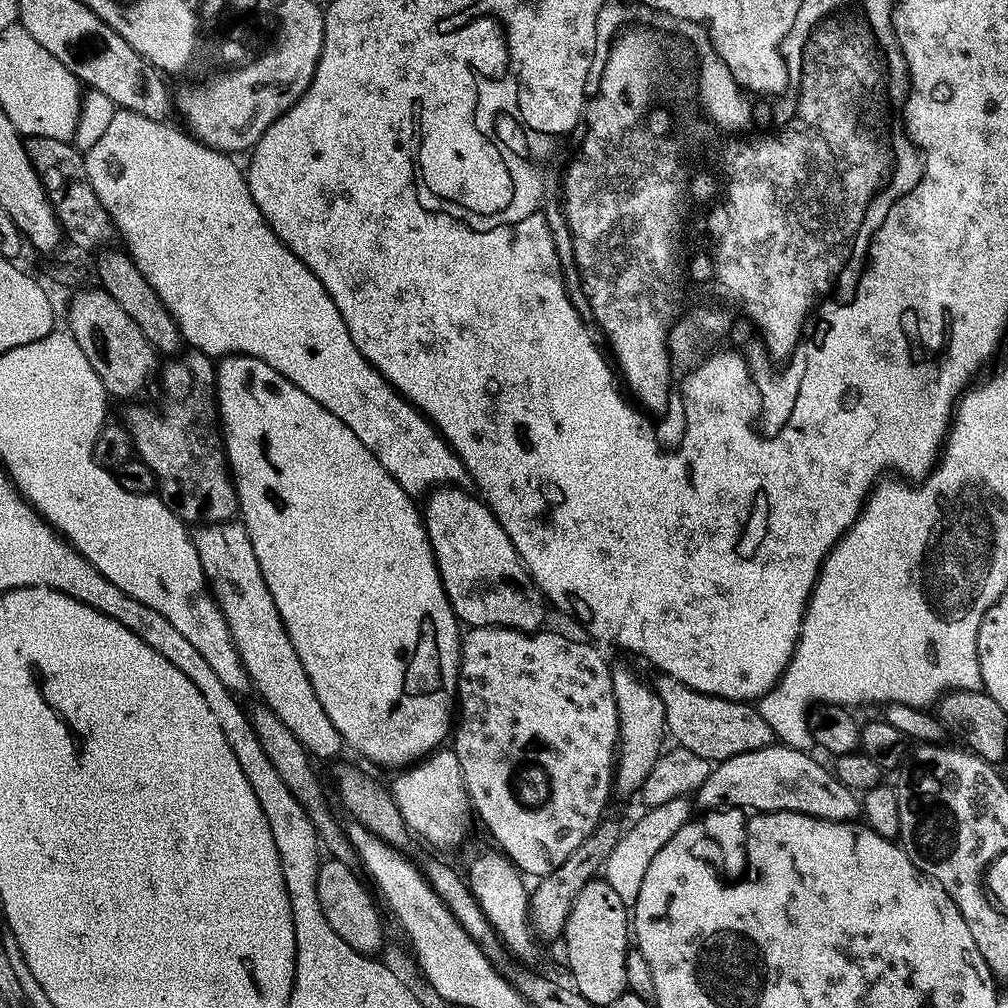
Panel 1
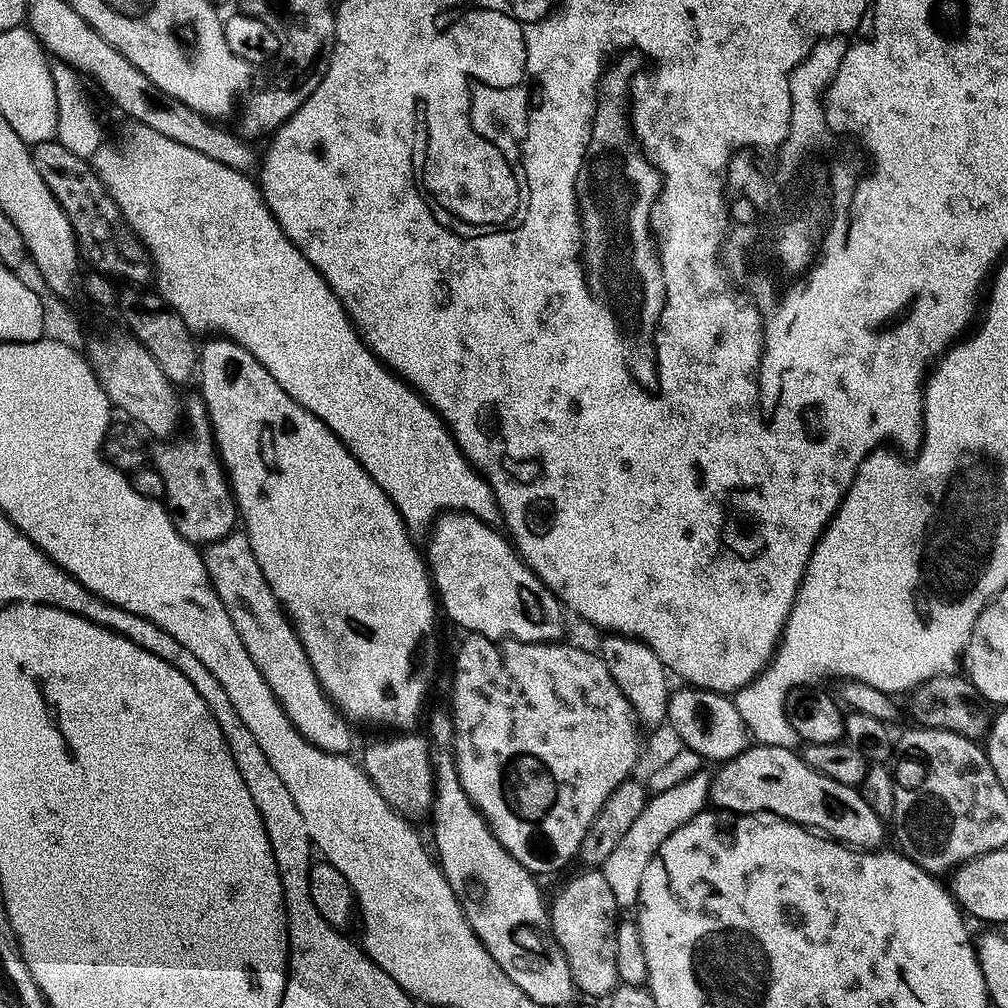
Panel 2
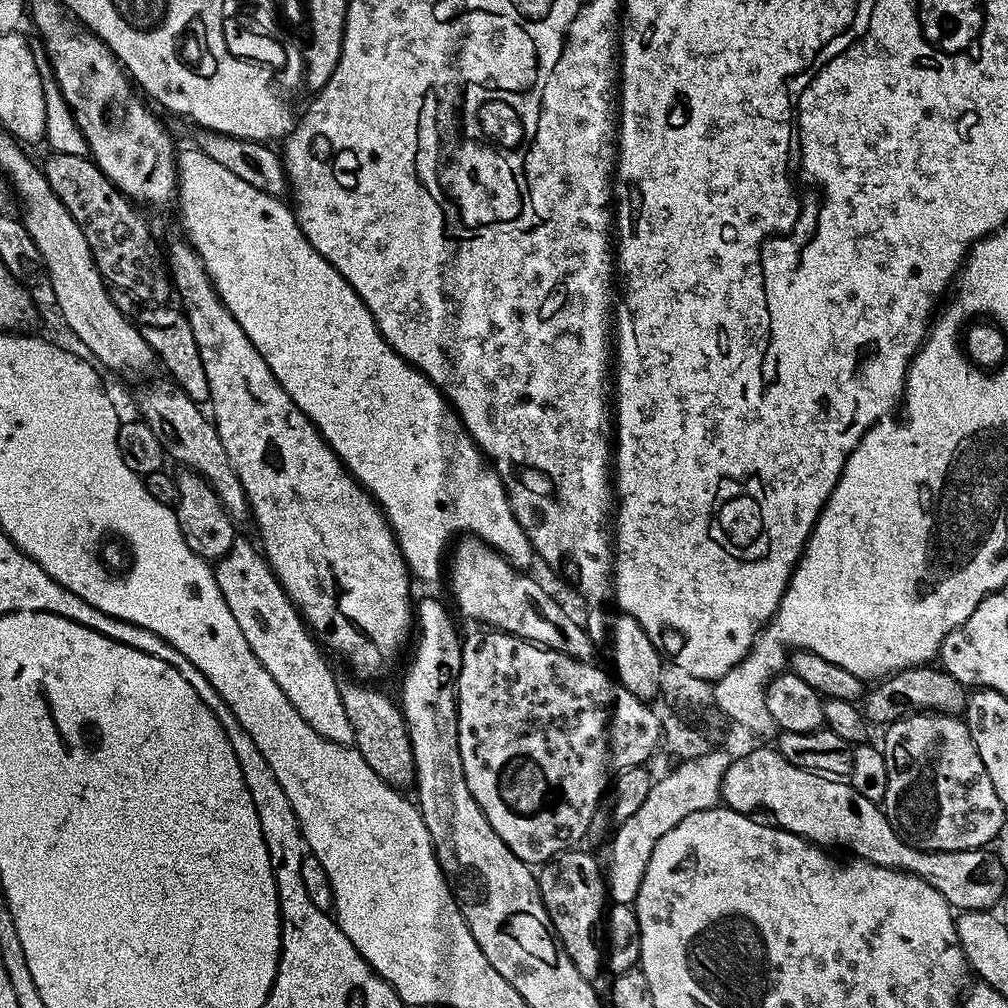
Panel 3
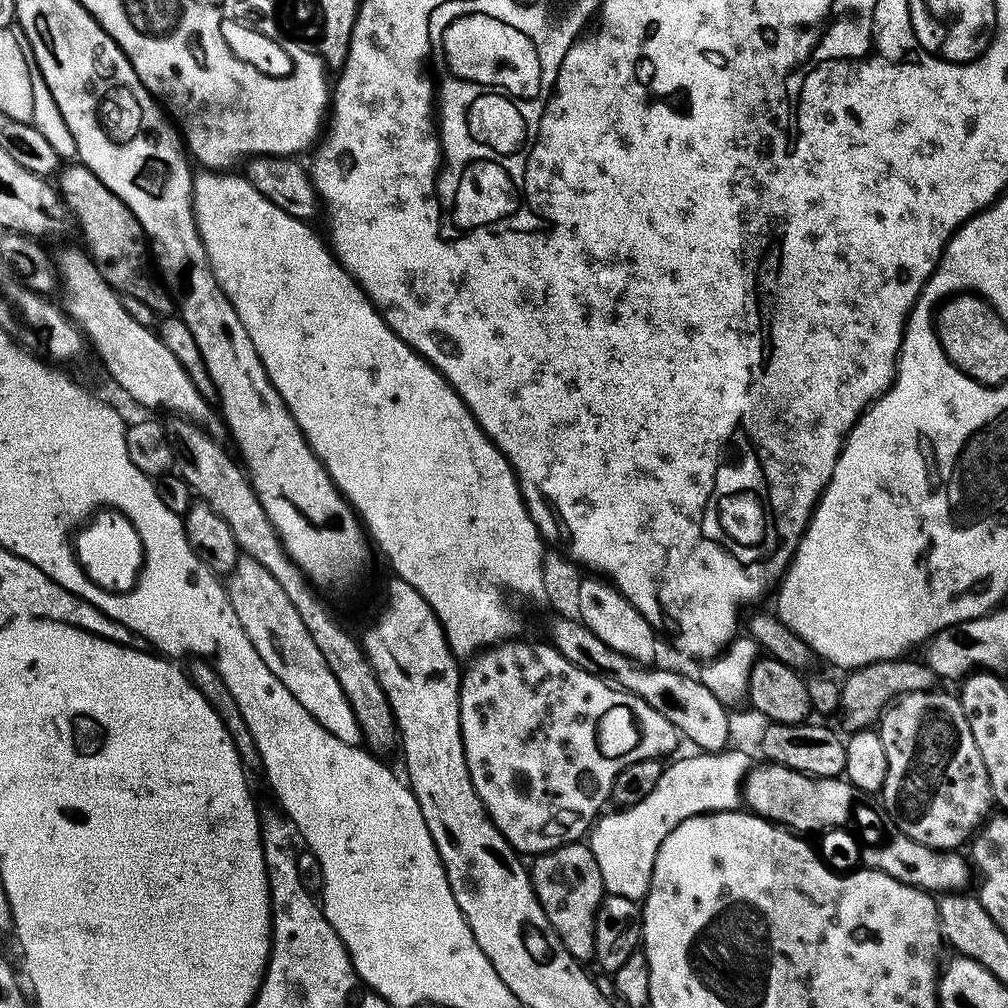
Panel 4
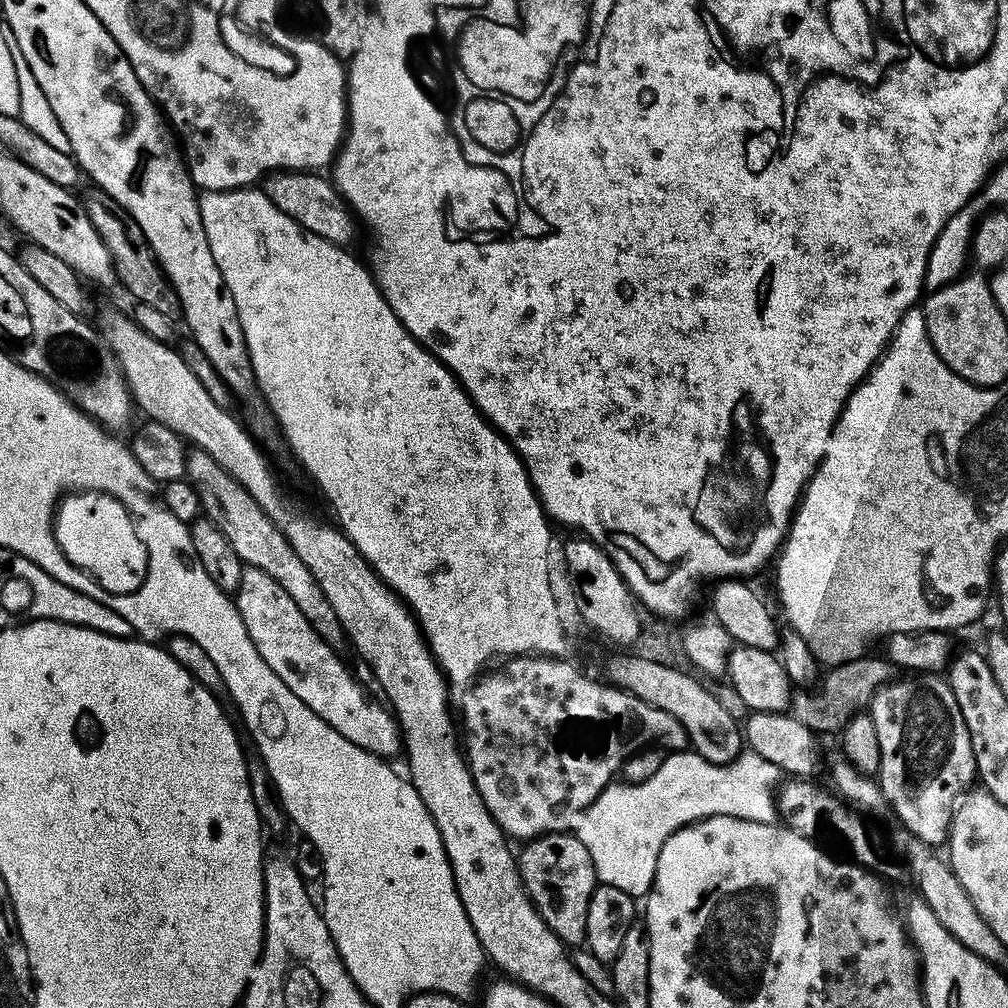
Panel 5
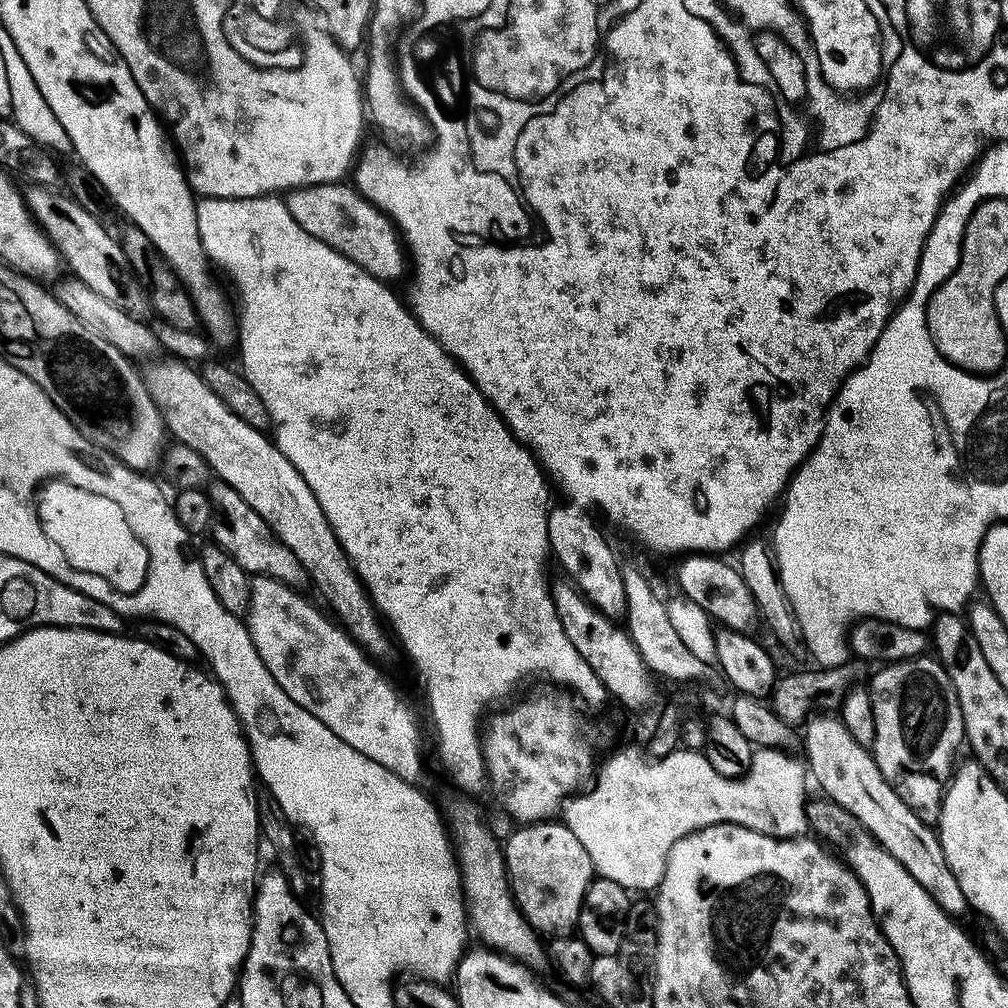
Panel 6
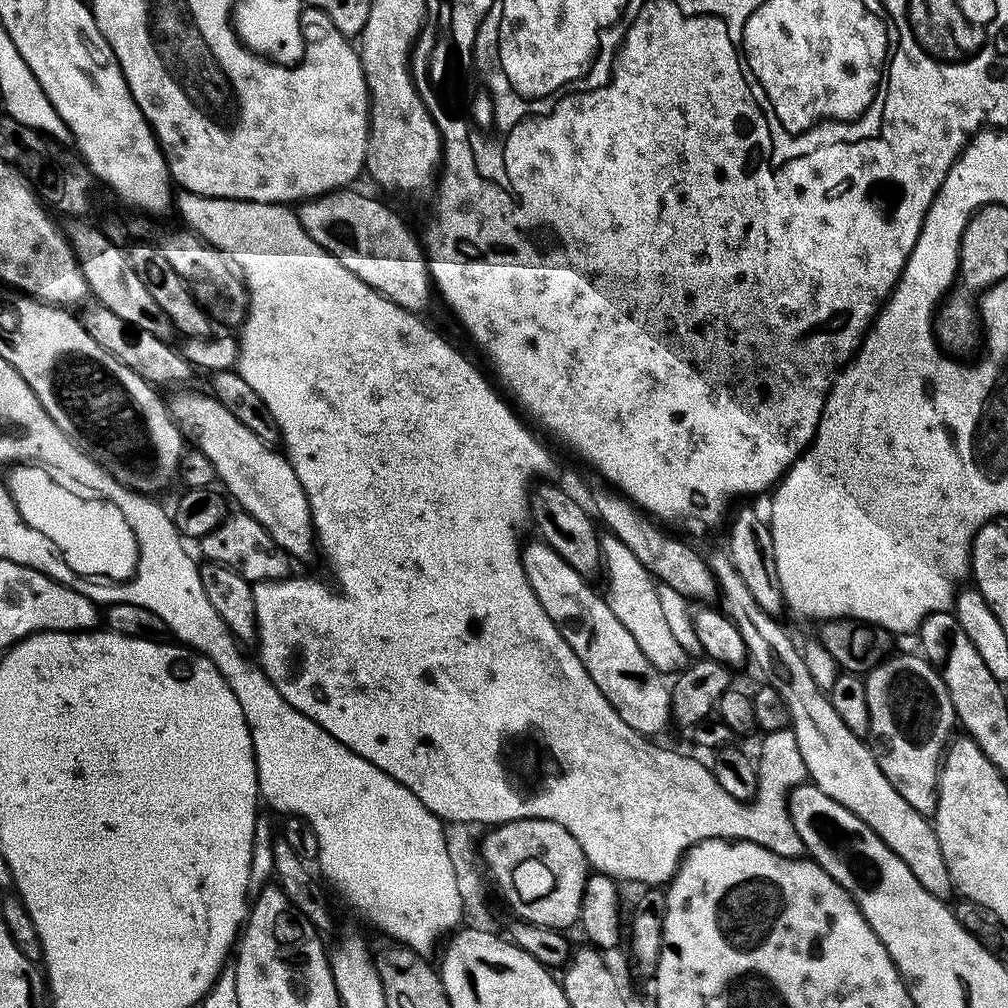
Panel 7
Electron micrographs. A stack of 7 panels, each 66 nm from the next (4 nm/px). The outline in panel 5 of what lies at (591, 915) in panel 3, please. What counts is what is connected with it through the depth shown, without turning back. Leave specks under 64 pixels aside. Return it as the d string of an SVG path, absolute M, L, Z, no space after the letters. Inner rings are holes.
M549 832L546 836L527 841L521 848L524 849L518 852L520 881L533 906L562 943L566 946L583 945L587 938L587 907L598 885L594 862L590 862L586 846L575 834Z

